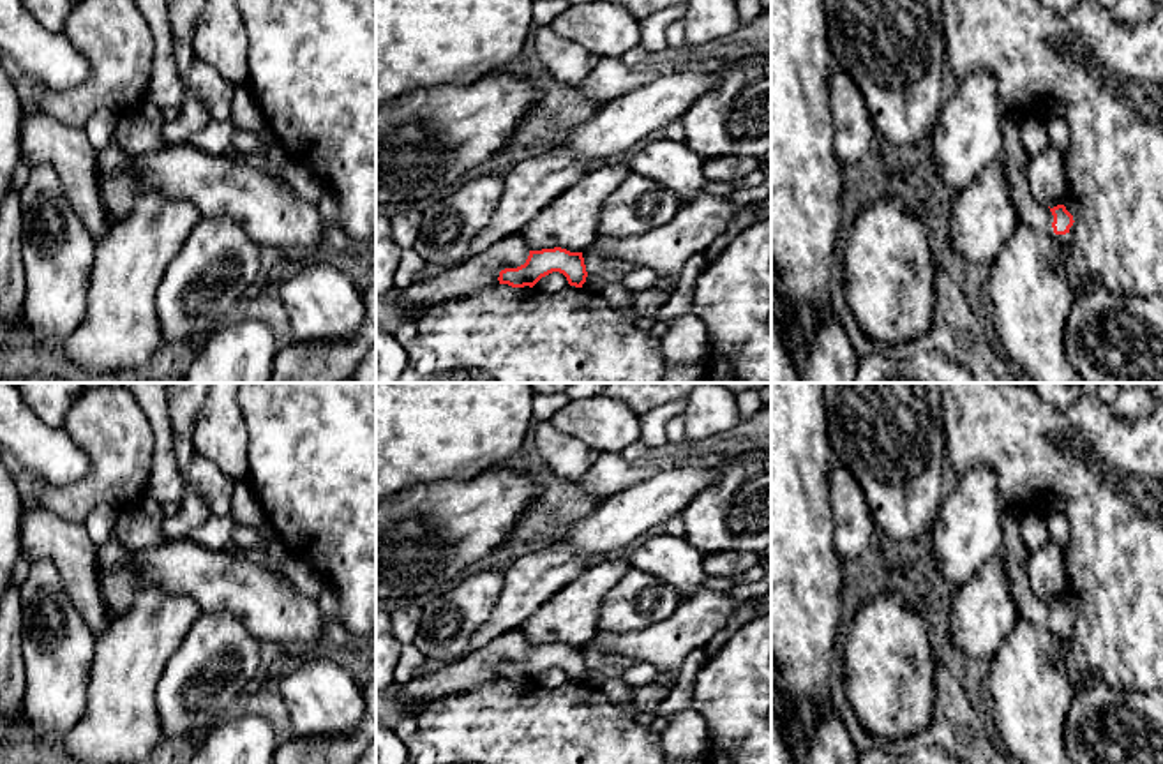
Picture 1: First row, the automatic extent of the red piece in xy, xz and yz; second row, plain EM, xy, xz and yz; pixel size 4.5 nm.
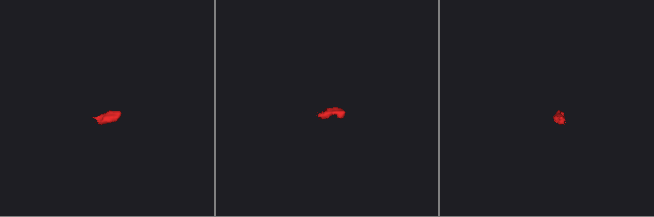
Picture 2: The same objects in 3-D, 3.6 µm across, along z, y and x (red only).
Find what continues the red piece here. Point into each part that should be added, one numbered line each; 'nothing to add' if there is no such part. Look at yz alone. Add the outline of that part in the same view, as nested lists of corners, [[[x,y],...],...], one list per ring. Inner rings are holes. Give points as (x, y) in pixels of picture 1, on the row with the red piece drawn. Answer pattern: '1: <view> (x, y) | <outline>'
1: yz (1015, 159) | [[[1004,113],[1001,120],[1001,127],[1002,127],[1004,143],[999,159],[1004,164],[1006,180],[1009,184],[1011,199],[1018,212],[1020,222],[1052,236],[1062,247],[1069,245],[1073,240],[1073,226],[1066,235],[1055,235],[1052,228],[1054,215],[1050,208],[1036,203],[1032,198],[1031,184],[1027,178],[1027,166],[1031,155],[1025,152],[1022,145],[1017,118],[1009,113]]]

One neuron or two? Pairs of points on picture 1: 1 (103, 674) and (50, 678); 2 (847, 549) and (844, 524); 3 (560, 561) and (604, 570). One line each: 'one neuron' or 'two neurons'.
1: two neurons
2: one neuron
3: two neurons

